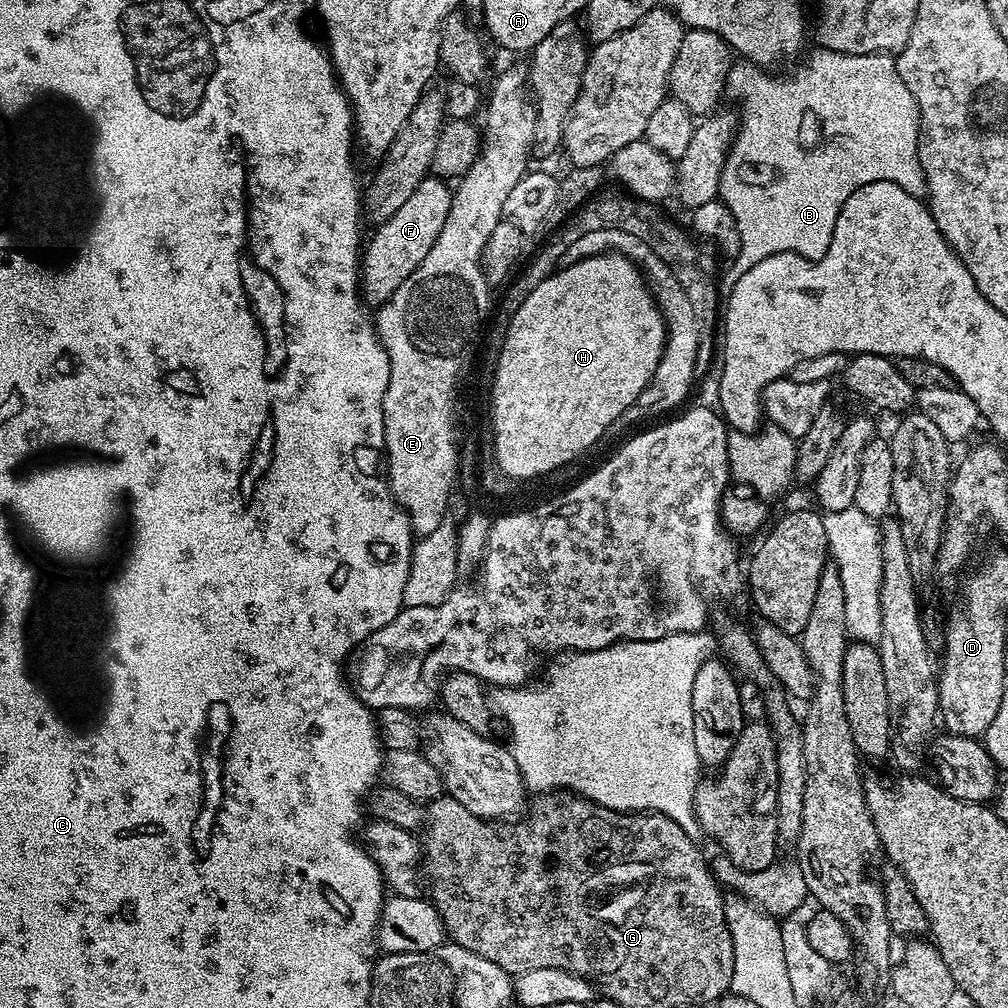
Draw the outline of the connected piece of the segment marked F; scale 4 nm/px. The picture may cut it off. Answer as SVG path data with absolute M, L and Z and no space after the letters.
M435 174L425 176L422 182L418 182L418 190L406 198L406 203L399 210L394 210L386 222L375 225L373 232L376 233L363 249L360 266L359 287L365 305L385 304L394 290L398 290L398 286L402 286L402 282L406 282L406 278L418 270L422 258L430 254L430 246L434 246L438 240L438 234L450 214L454 192L447 186L449 185Z

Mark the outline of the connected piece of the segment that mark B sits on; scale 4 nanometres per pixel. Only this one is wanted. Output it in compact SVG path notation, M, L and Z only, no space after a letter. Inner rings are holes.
M827 50L817 51L817 56L812 56L808 60L808 65L805 68L797 70L793 76L771 76L771 71L765 70L763 67L757 66L751 62L736 62L733 63L730 74L728 75L728 86L726 89L727 95L733 96L734 99L740 100L740 112L738 111L738 127L736 129L736 139L732 142L732 147L728 149L728 157L724 163L722 170L722 178L720 179L720 194L719 199L723 200L724 204L730 210L730 214L734 214L734 222L738 222L738 234L742 238L742 246L738 250L738 254L734 257L736 268L732 268L728 273L723 273L722 284L725 289L732 289L736 285L736 279L742 274L746 274L746 270L750 270L750 266L754 266L758 262L762 262L762 258L770 258L774 254L782 254L783 252L793 252L807 260L821 260L826 254L826 250L832 241L834 234L834 226L838 222L838 214L842 210L842 206L846 202L846 198L850 198L850 194L854 194L854 190L858 190L862 186L866 186L870 182L894 182L898 186L902 186L902 190L906 190L906 194L911 196L923 197L926 189L924 186L924 171L922 170L922 162L918 158L918 142L920 141L920 111L918 110L918 102L914 102L914 94L910 94L910 86L906 86L906 82L902 80L902 74L896 69L895 59L888 54L877 54L875 56L855 56L854 54L842 54L841 52L830 52Z

